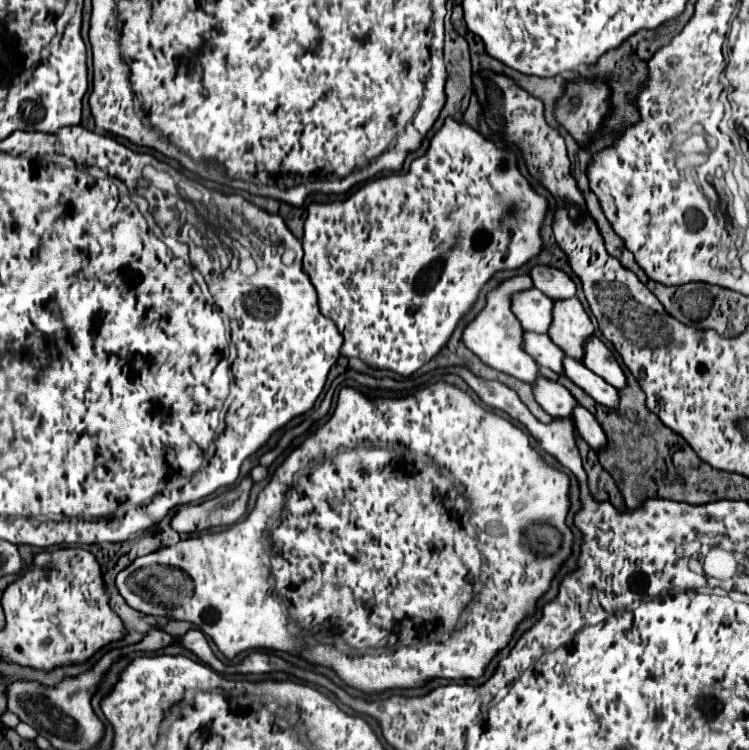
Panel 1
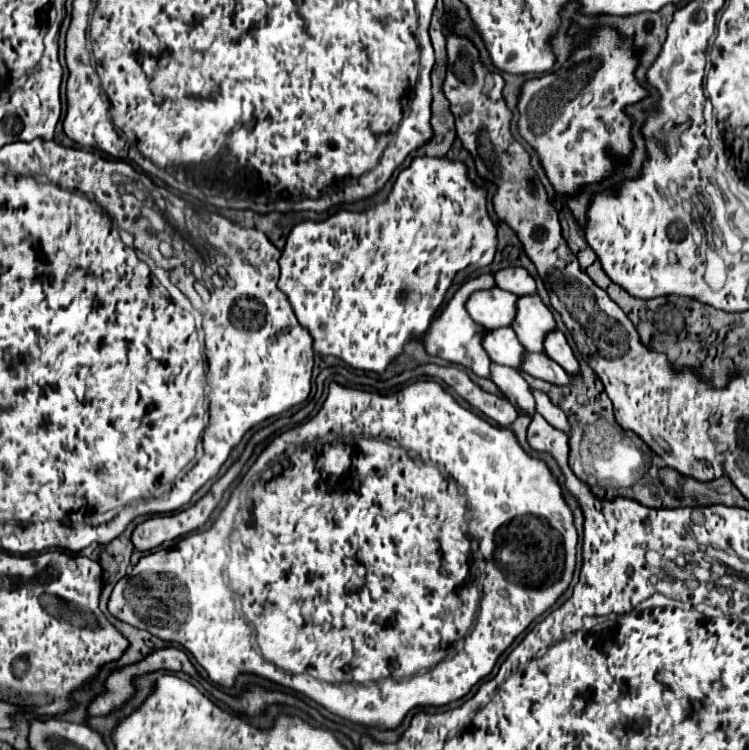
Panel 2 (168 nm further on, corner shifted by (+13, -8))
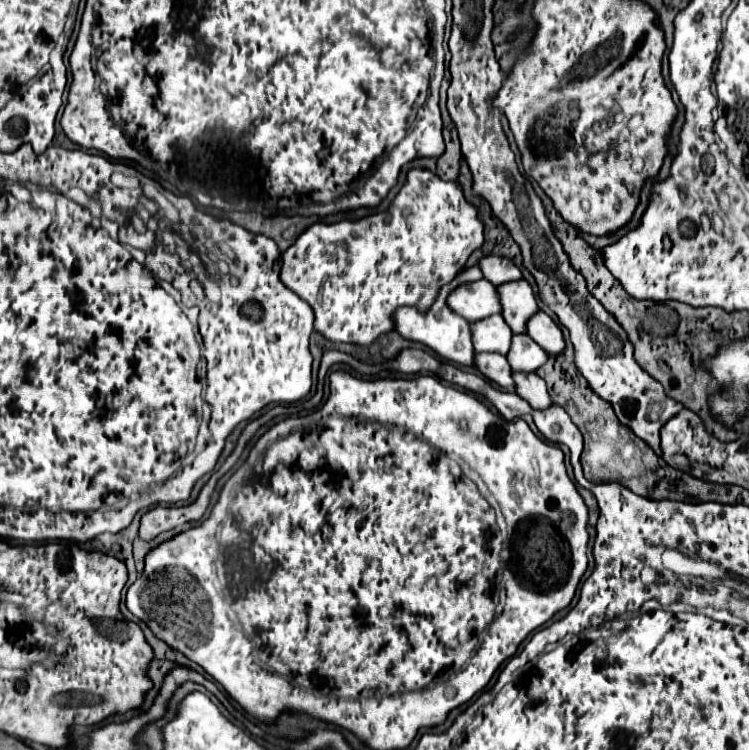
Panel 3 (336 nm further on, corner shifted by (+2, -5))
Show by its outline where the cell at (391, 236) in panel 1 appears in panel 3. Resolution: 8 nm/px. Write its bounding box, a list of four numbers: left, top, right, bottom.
[280,168,484,344]

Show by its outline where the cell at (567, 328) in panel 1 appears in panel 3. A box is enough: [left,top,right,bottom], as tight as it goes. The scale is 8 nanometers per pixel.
[498,280,538,334]

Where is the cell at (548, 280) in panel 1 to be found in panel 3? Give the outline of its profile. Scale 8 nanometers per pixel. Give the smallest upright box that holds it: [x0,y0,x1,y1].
[478,256,522,286]

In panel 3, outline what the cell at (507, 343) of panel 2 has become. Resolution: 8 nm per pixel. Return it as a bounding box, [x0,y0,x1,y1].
[470,314,512,354]

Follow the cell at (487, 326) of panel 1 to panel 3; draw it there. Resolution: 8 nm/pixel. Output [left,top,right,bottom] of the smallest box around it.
[394,266,482,366]

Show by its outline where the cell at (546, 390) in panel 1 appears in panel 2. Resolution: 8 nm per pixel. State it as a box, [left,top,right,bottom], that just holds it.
[491,363,535,417]

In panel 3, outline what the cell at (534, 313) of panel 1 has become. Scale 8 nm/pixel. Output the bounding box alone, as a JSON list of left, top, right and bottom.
[448,280,500,322]

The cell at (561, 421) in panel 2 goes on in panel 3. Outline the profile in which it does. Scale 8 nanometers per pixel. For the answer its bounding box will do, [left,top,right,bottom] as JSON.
[514,372,552,410]

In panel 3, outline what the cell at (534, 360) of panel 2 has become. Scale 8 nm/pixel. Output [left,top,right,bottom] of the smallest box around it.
[506,334,548,372]

